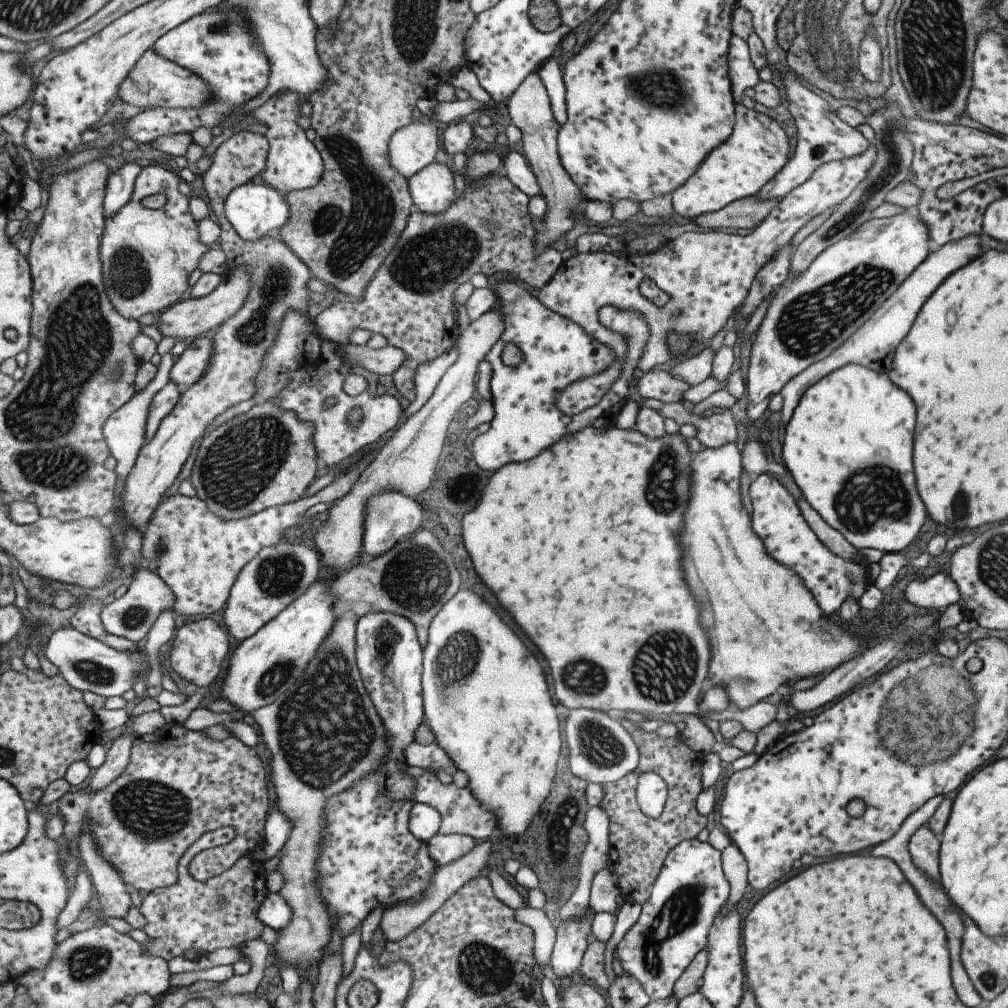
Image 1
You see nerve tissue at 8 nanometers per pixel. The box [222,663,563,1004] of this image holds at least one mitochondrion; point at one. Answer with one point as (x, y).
(485, 969)

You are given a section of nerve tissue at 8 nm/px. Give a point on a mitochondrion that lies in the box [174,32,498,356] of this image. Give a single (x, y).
(355, 231)

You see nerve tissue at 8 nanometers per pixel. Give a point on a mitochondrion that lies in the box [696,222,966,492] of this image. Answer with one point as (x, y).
(809, 324)

